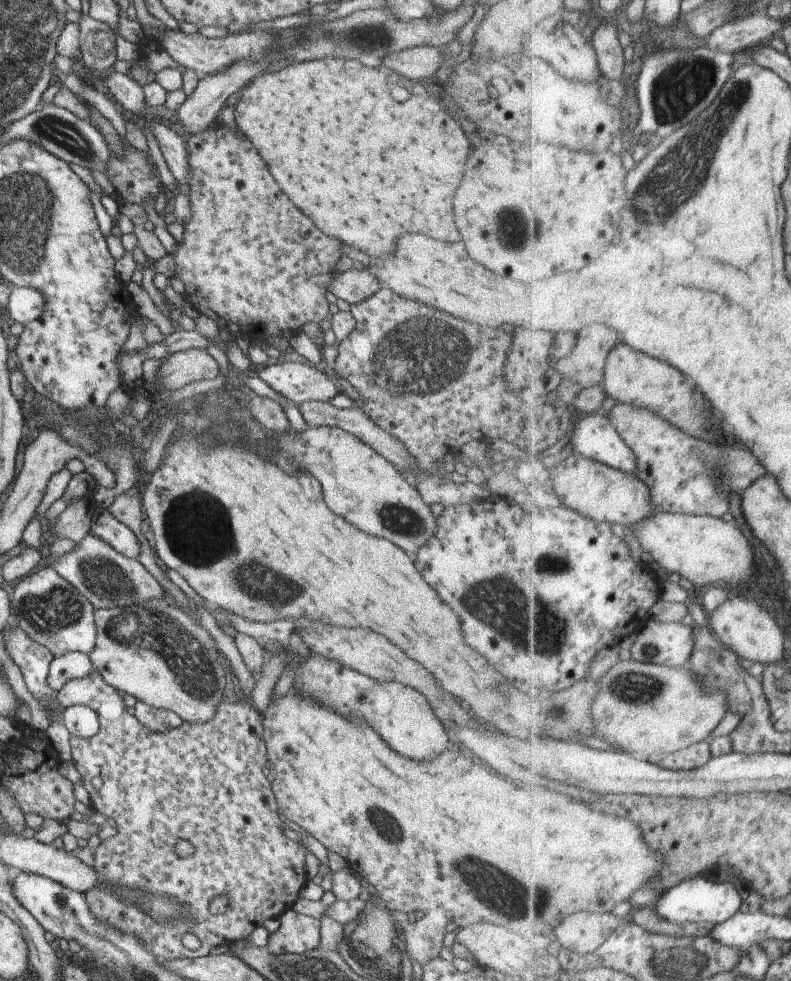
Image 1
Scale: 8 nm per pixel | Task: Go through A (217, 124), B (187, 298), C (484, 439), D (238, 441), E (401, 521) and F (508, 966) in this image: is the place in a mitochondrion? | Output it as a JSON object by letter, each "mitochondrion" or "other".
{"A":"other","B":"other","C":"other","D":"other","E":"mitochondrion","F":"other"}

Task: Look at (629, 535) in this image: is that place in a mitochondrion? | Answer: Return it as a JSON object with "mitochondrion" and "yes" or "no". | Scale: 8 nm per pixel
{"mitochondrion":"no"}

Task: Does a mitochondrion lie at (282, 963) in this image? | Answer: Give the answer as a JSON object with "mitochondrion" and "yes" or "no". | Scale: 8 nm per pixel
{"mitochondrion":"yes"}

